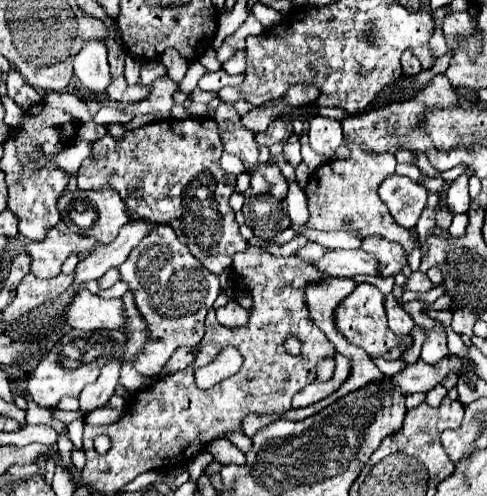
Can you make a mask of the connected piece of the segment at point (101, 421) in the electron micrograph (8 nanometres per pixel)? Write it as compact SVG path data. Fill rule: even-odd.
M112 395L110 401L90 413L86 413L84 421L88 425L106 425L106 423L114 423L124 415L126 409L126 401L120 395Z

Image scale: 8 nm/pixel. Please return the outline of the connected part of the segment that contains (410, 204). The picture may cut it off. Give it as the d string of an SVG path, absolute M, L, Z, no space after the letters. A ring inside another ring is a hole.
M394 173L380 185L380 197L390 207L394 221L412 229L426 209L428 191L420 183Z

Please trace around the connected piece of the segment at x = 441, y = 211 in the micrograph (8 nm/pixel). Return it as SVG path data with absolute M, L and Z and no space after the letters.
M438 201L438 205L436 205L436 225L442 227L442 229L448 229L450 223L452 223L452 215L450 215L450 213L446 211L446 207Z

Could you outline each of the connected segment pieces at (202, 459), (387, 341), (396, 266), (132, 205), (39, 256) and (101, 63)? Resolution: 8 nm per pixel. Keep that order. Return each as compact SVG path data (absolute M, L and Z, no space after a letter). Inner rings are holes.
M202 451L202 453L198 453L190 463L188 463L188 471L190 471L190 479L198 479L202 473L204 473L204 469L210 465L210 463L214 463L214 455L212 453L208 453L208 451Z
M368 283L356 285L356 289L340 301L340 305L334 311L336 329L356 347L364 349L372 357L382 357L386 361L396 361L402 357L402 345L410 345L412 339L402 339L396 333L388 329L386 323L386 311L384 311L384 295Z
M376 235L366 237L366 239L362 239L360 249L370 253L372 257L376 257L376 261L378 261L378 275L380 277L396 275L406 265L404 249L400 249L400 245L396 245L396 243L386 241L384 237L376 237Z
M204 117L166 119L160 123L144 125L140 129L128 129L124 137L118 139L106 133L102 139L94 141L90 155L80 165L78 187L100 189L104 185L112 185L126 203L126 211L132 219L170 225L180 237L180 241L188 245L190 253L208 271L220 275L224 269L232 265L234 253L248 249L248 243L238 233L234 211L228 205L228 199L236 187L236 175L230 175L220 167L220 155L222 155L220 131L212 119Z
M60 221L54 225L44 241L32 241L24 247L24 253L30 255L30 271L40 279L50 279L60 273L60 265L68 259L70 253L86 255L96 245L94 237L70 233L66 223Z
M88 39L82 51L74 57L74 75L96 95L104 93L110 83L106 45L100 39Z

